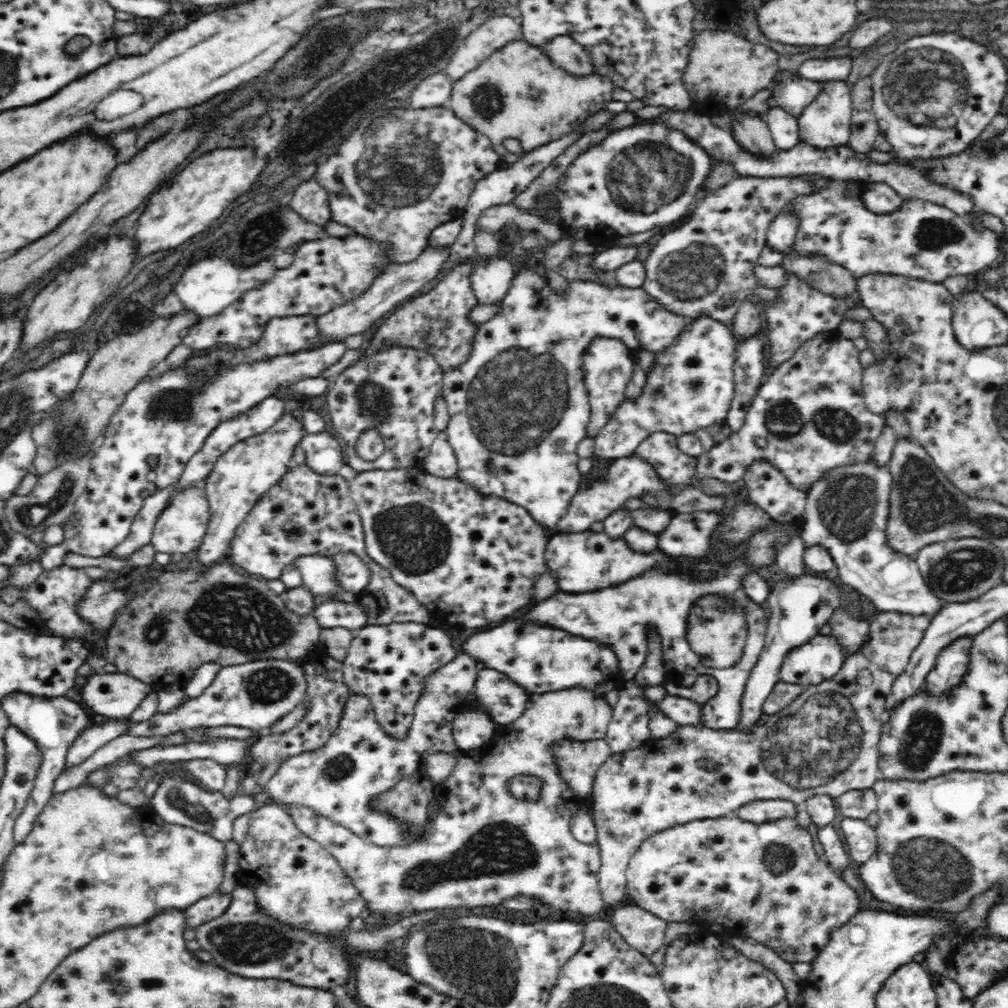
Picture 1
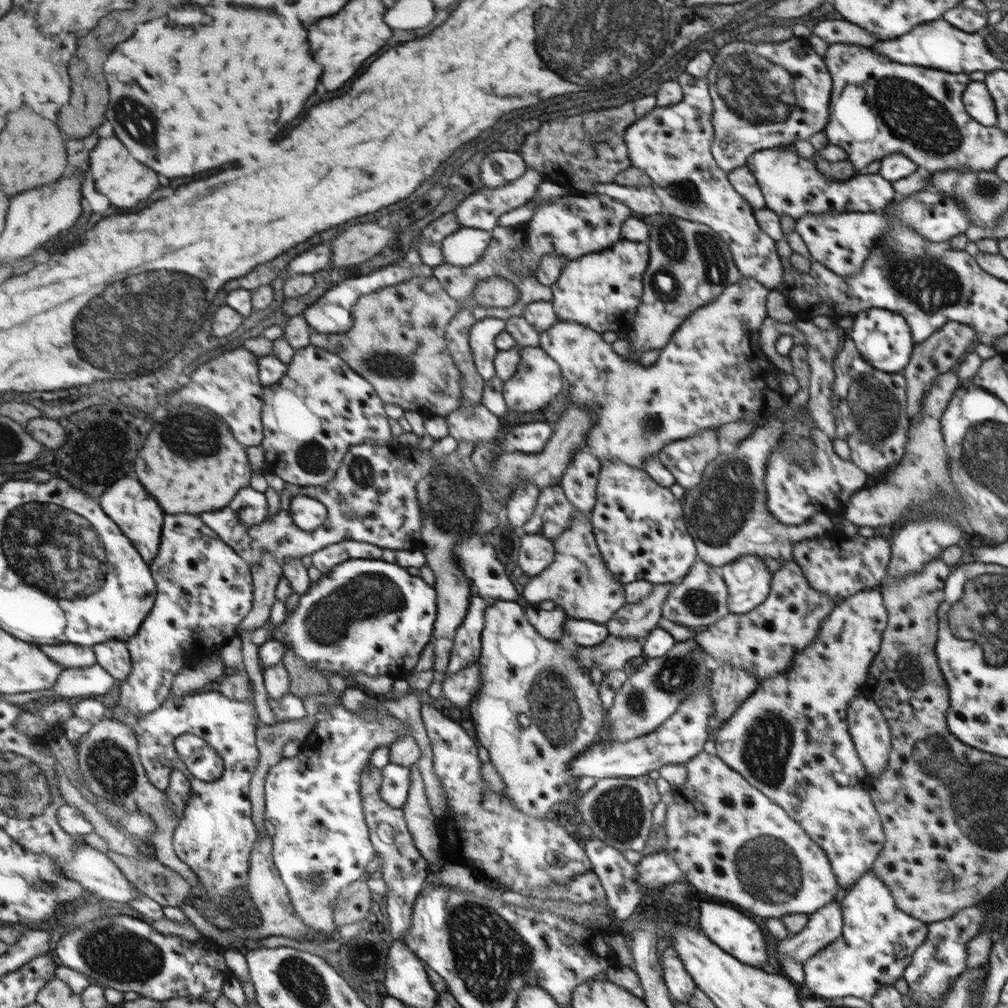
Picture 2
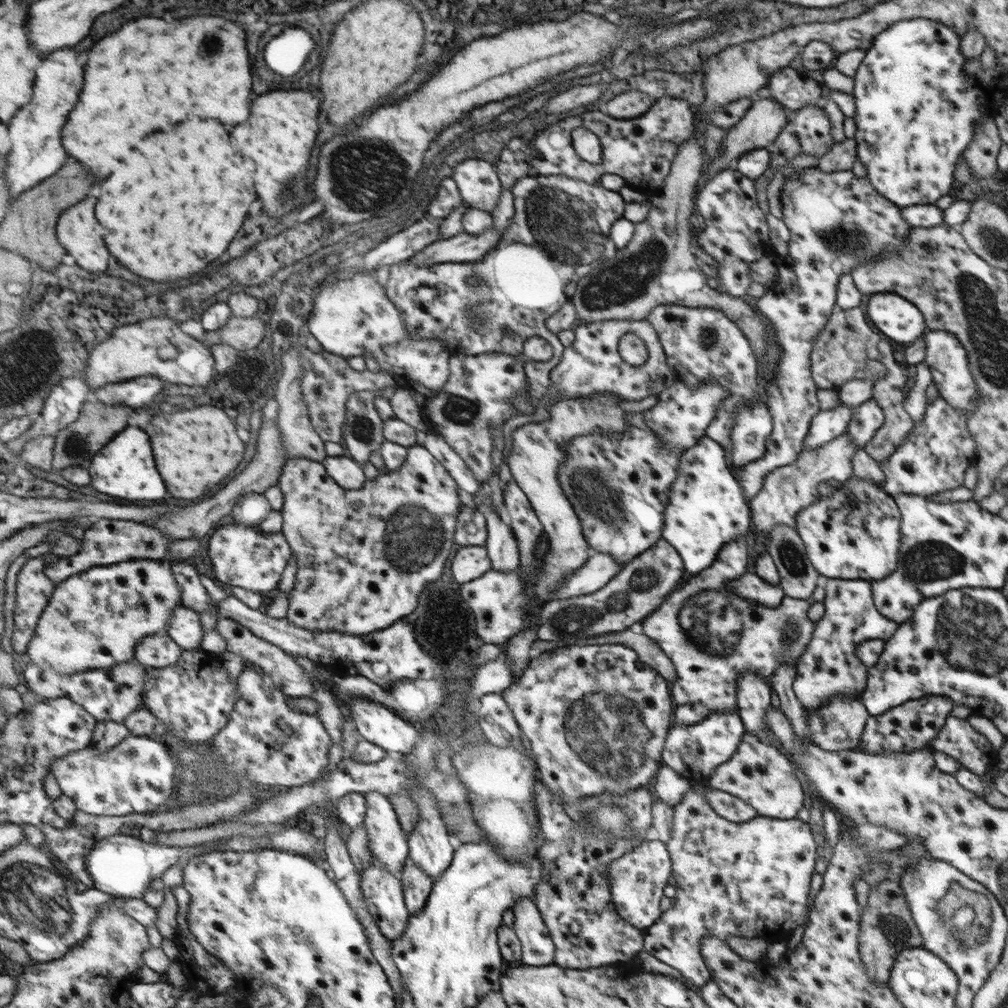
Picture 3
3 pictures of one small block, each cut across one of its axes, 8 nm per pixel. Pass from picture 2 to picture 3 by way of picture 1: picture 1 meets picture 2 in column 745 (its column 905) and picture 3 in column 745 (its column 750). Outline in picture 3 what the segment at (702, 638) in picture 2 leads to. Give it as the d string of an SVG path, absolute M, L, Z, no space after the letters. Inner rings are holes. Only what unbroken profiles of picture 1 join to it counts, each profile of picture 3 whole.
M746 732L736 747L734 754L716 767L708 776L707 784L714 790L721 790L750 803L758 814L768 818L797 818L798 812L806 802L806 794L800 780L796 777L796 768L780 750L771 743L765 743L758 735Z

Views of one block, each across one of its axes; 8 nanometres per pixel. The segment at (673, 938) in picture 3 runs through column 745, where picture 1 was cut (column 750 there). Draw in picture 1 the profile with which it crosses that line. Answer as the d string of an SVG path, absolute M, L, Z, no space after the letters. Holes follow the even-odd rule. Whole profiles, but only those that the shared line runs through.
M734 814L718 818L705 818L685 822L666 830L652 834L647 840L644 840L639 849L630 857L625 872L627 880L625 888L627 894L632 897L634 904L648 910L658 917L662 917L668 922L712 922L719 925L734 927L734 930L740 932L756 941L765 943L767 947L773 948L784 960L791 963L811 963L828 945L830 934L834 930L845 925L862 908L856 890L850 887L840 875L836 874L827 863L822 861L814 851L814 842L807 829L800 827L796 817L780 817L772 821L754 824L738 818Z

